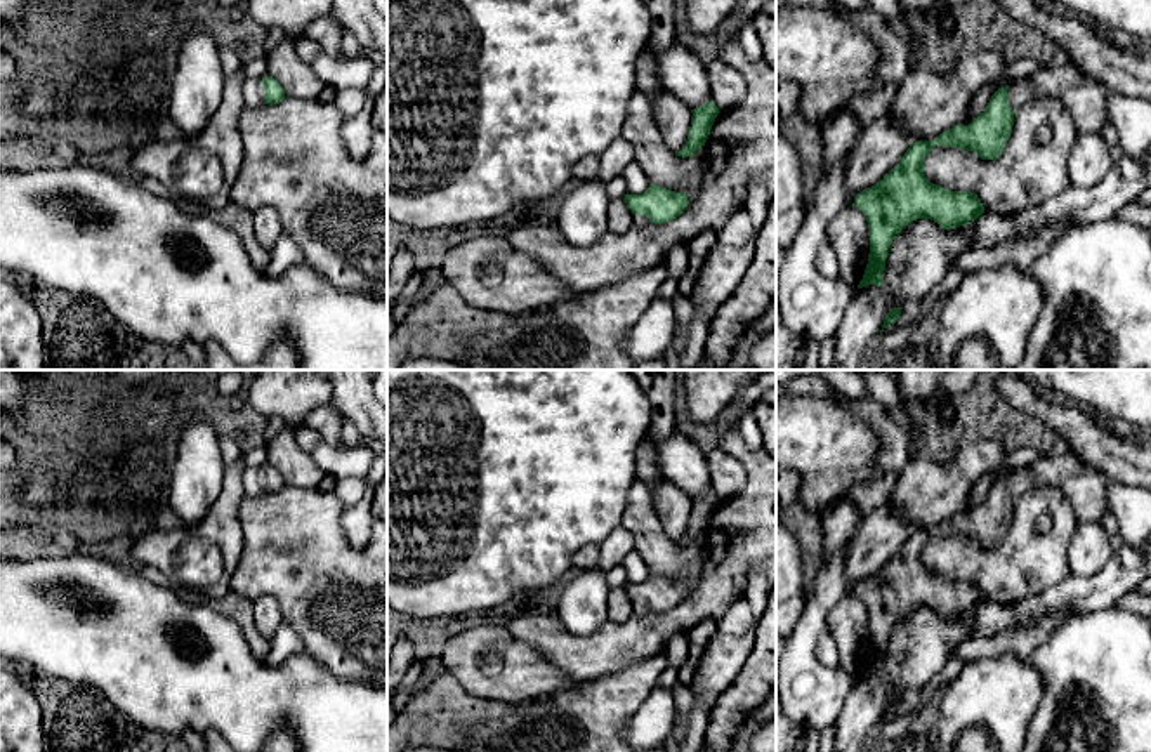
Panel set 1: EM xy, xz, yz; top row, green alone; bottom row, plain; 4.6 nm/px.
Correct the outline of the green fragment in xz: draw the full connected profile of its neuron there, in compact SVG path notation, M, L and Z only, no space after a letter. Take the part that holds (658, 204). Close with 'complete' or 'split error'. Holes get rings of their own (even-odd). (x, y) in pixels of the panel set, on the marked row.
M649 184L649 188L641 195L627 193L623 201L634 214L634 224L637 226L674 221L689 207L686 193L675 193L656 184Z; split error

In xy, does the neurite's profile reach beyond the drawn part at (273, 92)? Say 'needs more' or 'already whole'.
needs more

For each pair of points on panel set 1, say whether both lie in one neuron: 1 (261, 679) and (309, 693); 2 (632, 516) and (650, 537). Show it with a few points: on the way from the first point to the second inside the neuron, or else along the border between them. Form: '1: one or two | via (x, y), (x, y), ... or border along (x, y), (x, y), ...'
1: one | via (273, 692), (297, 693)
2: one | via (637, 521), (648, 532)

